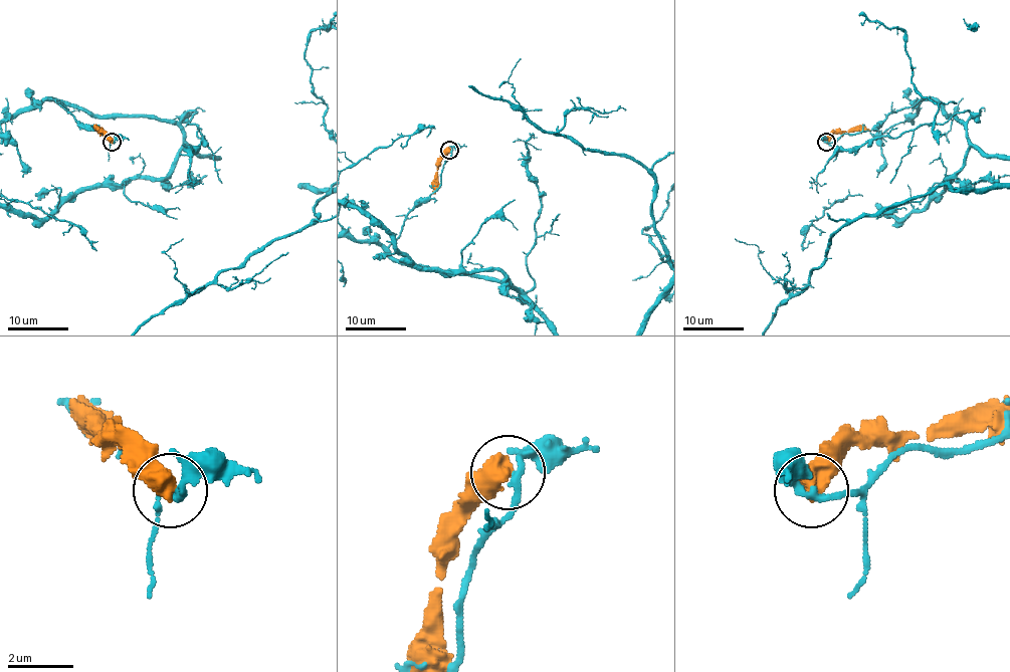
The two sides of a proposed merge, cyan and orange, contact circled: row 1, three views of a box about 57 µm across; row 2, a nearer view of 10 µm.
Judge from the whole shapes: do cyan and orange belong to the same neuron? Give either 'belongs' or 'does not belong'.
does not belong

